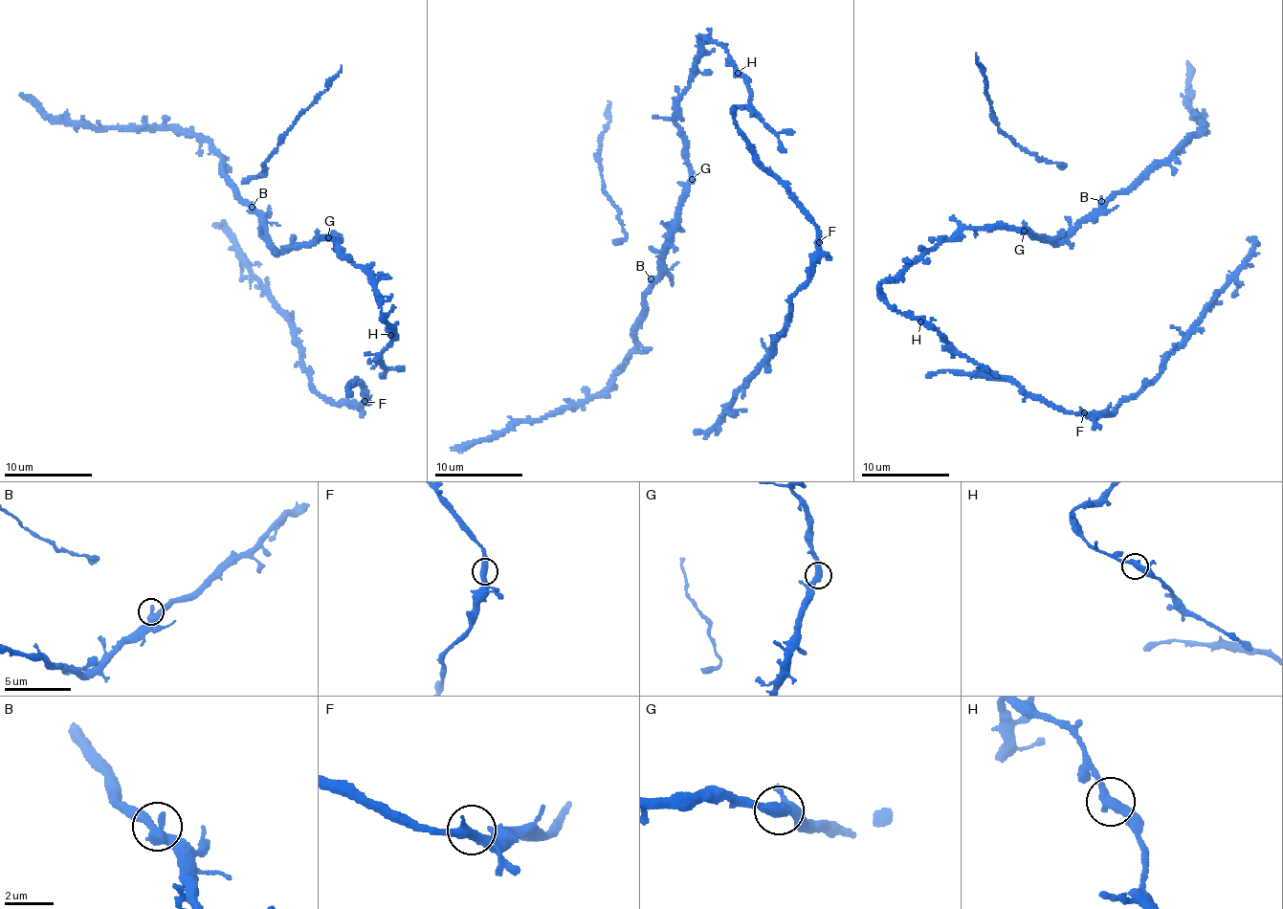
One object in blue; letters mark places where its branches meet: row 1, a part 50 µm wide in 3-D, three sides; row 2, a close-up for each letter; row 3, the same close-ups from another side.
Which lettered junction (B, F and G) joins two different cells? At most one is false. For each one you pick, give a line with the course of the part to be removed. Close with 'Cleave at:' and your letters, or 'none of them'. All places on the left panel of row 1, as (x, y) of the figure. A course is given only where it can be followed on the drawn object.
Cleave at: none of them

